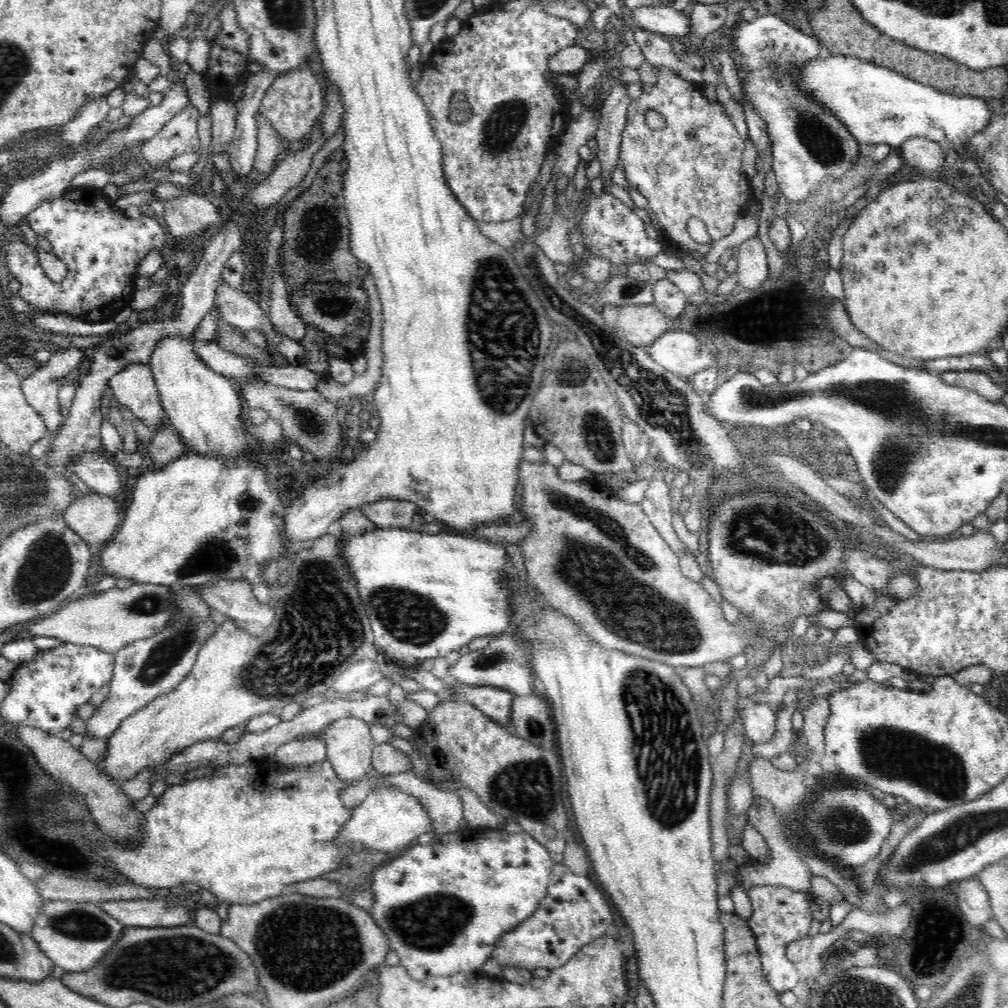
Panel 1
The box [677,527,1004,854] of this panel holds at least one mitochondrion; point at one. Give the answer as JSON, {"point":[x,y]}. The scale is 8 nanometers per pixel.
{"point":[893,755]}

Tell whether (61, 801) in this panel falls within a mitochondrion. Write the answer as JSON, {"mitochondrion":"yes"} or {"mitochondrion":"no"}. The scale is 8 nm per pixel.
{"mitochondrion":"yes"}

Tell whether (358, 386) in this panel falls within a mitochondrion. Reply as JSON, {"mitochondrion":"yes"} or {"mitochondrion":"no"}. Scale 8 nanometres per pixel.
{"mitochondrion":"no"}

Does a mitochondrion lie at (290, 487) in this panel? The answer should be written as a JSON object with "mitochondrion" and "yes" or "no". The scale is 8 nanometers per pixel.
{"mitochondrion":"no"}

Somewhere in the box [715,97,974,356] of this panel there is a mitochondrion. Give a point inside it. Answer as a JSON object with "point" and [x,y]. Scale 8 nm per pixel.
{"point":[740,335]}

